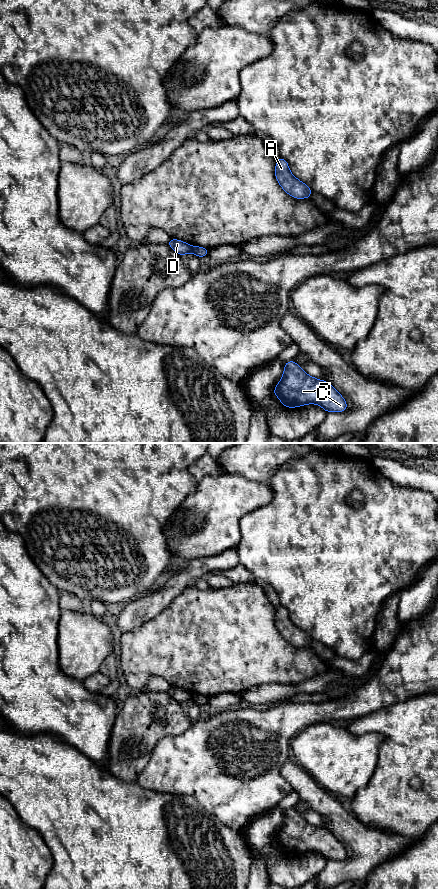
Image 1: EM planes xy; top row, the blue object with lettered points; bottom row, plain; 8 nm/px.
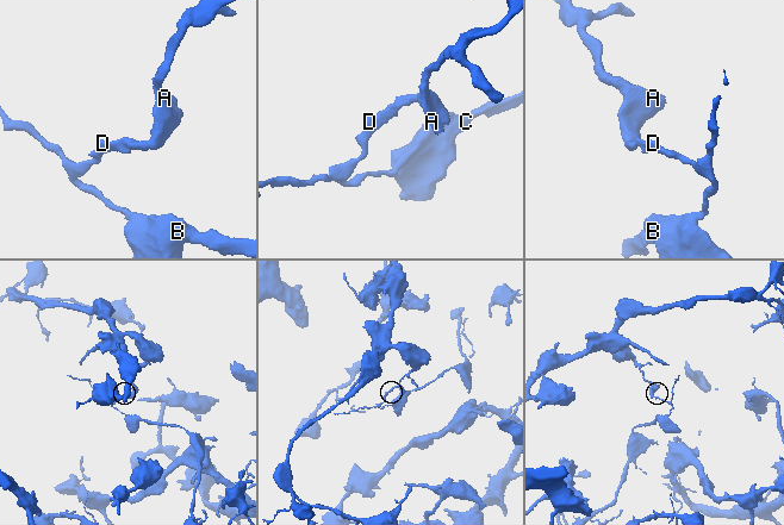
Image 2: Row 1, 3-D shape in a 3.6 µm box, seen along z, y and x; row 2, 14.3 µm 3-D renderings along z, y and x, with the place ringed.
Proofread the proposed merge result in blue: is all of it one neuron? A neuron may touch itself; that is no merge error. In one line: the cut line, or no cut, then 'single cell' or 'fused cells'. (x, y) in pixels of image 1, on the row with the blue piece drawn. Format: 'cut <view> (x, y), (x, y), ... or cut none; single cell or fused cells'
cut xy (192, 246), (193, 252); fused cells

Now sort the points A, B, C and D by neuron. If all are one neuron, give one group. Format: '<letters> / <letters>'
A / B C D

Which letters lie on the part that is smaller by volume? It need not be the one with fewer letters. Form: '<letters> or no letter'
B, C, D

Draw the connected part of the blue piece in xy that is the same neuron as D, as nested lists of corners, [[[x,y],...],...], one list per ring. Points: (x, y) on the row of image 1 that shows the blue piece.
[[[169,239],[167,244],[180,256],[193,253],[193,246],[181,240]]]

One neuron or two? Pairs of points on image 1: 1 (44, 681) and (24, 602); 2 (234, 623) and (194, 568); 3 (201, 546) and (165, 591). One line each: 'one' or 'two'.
1: one
2: two
3: two

